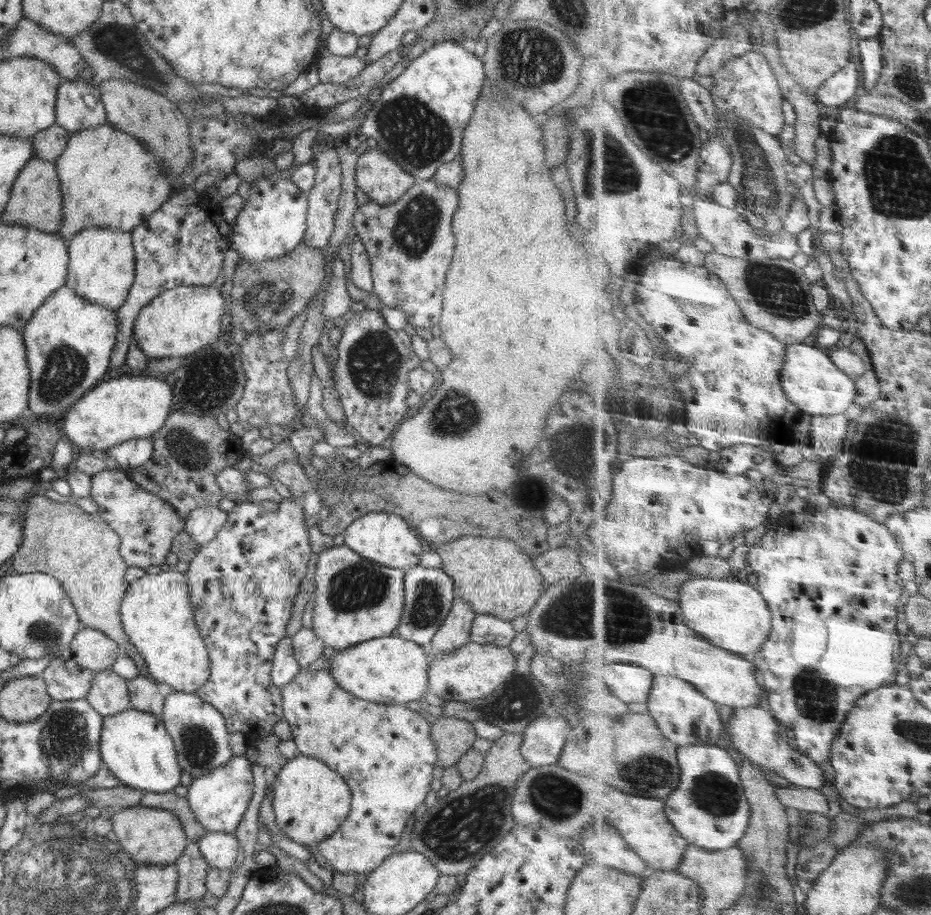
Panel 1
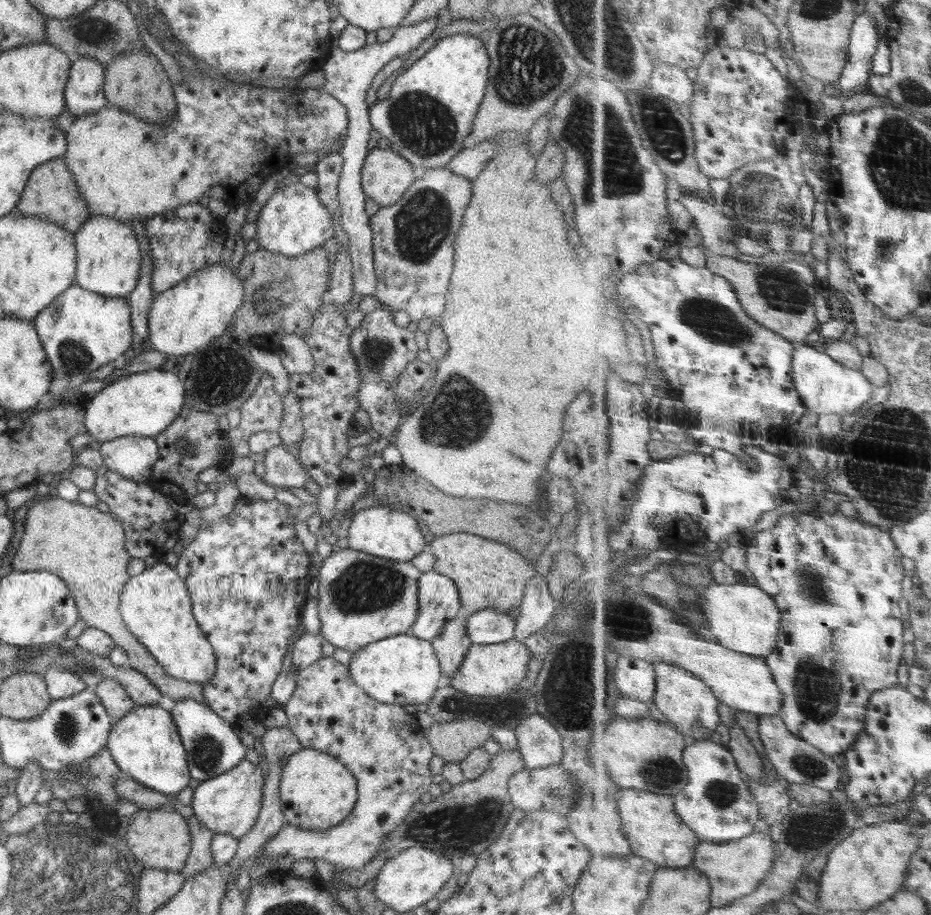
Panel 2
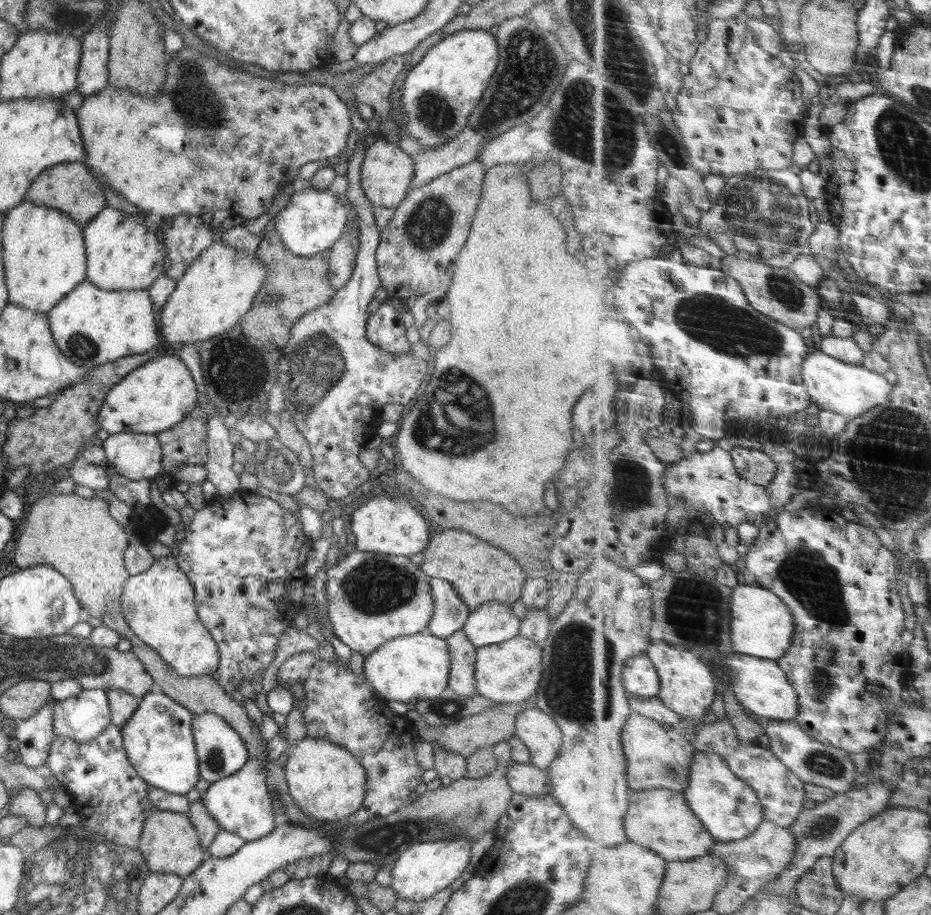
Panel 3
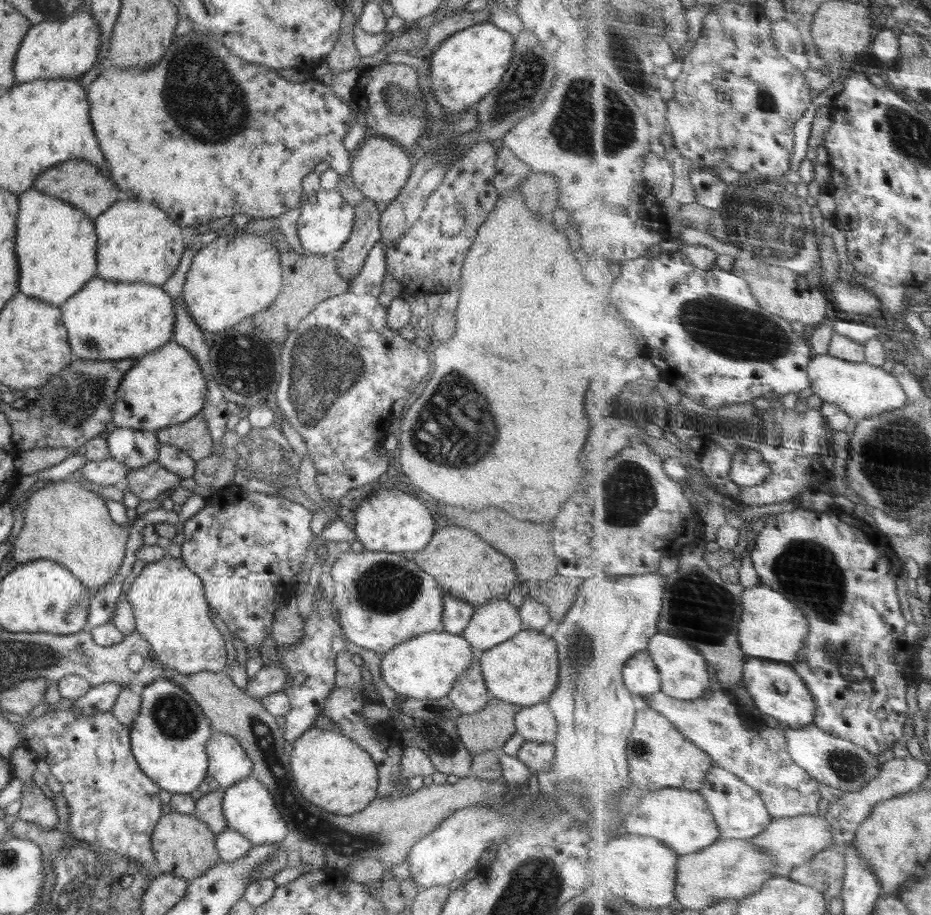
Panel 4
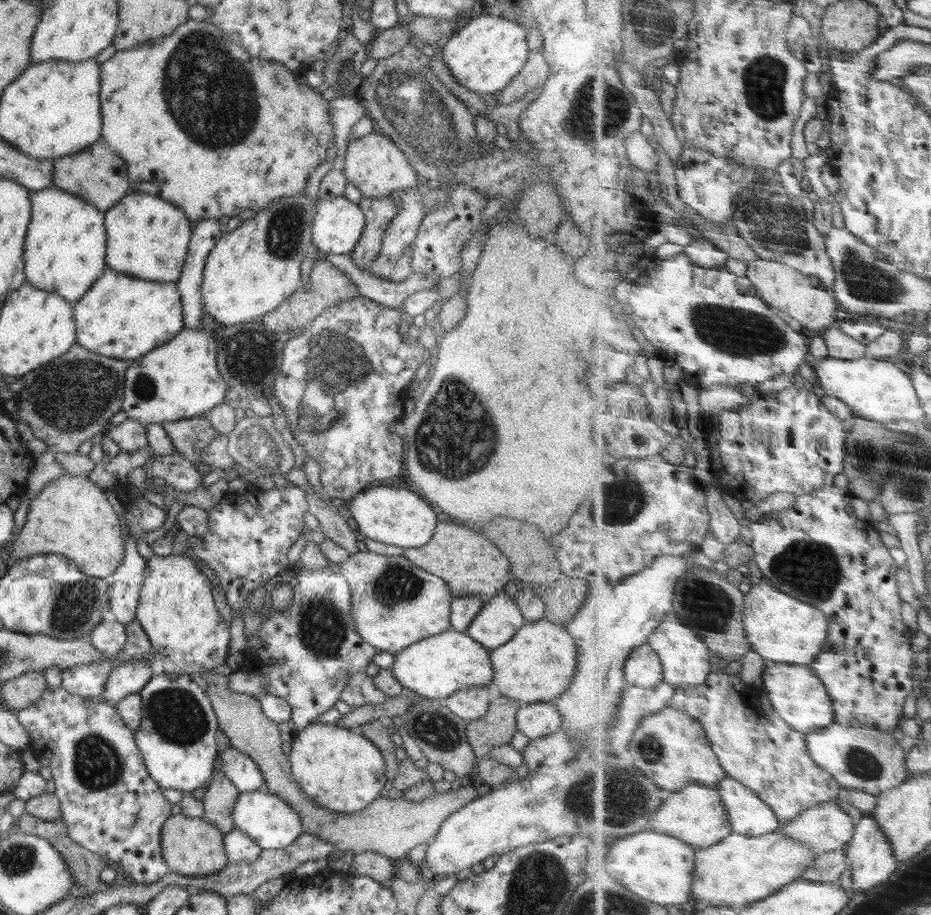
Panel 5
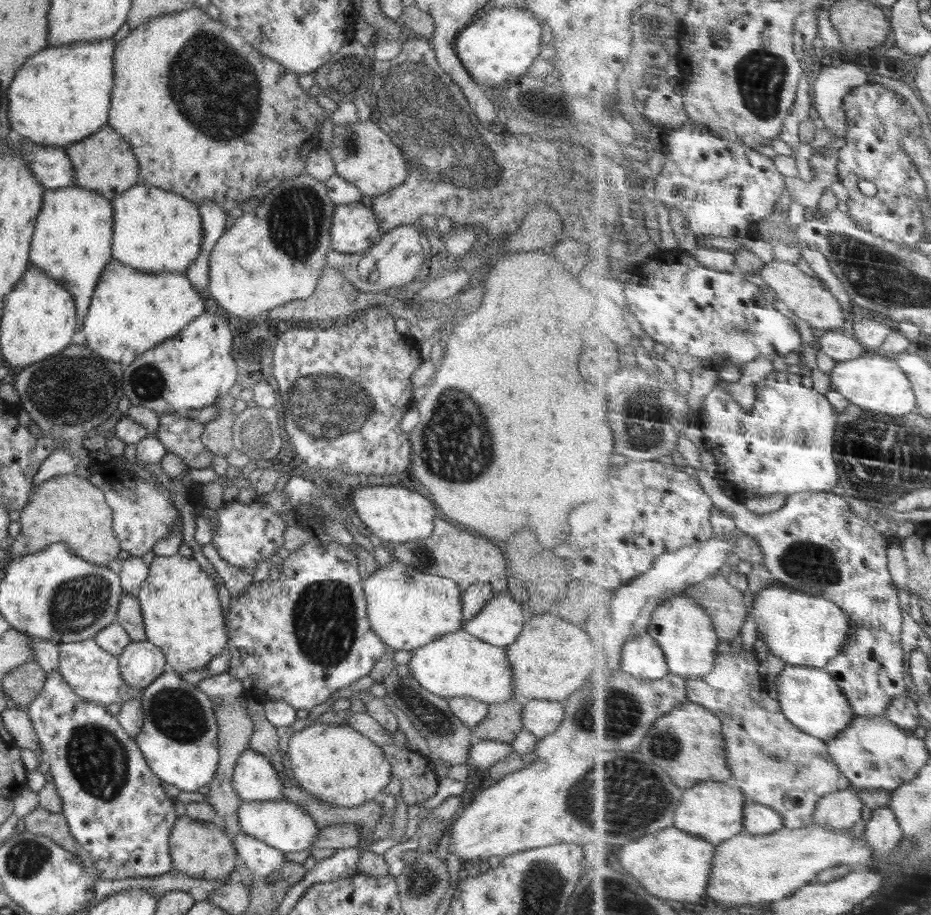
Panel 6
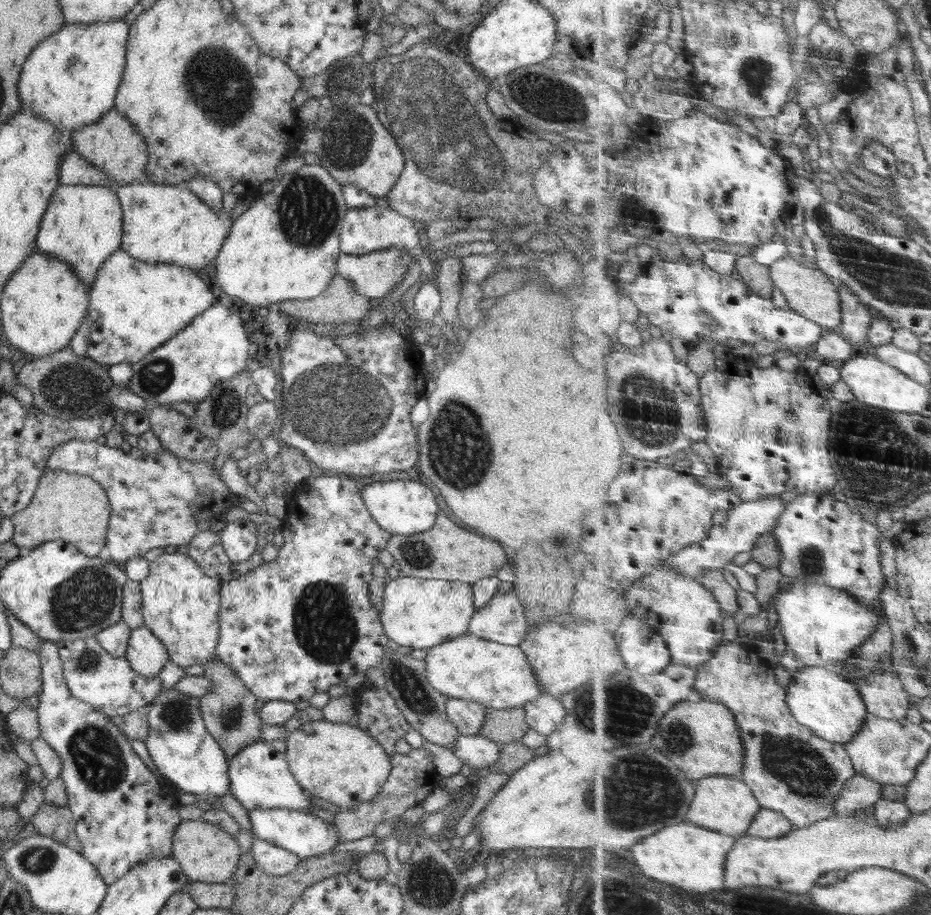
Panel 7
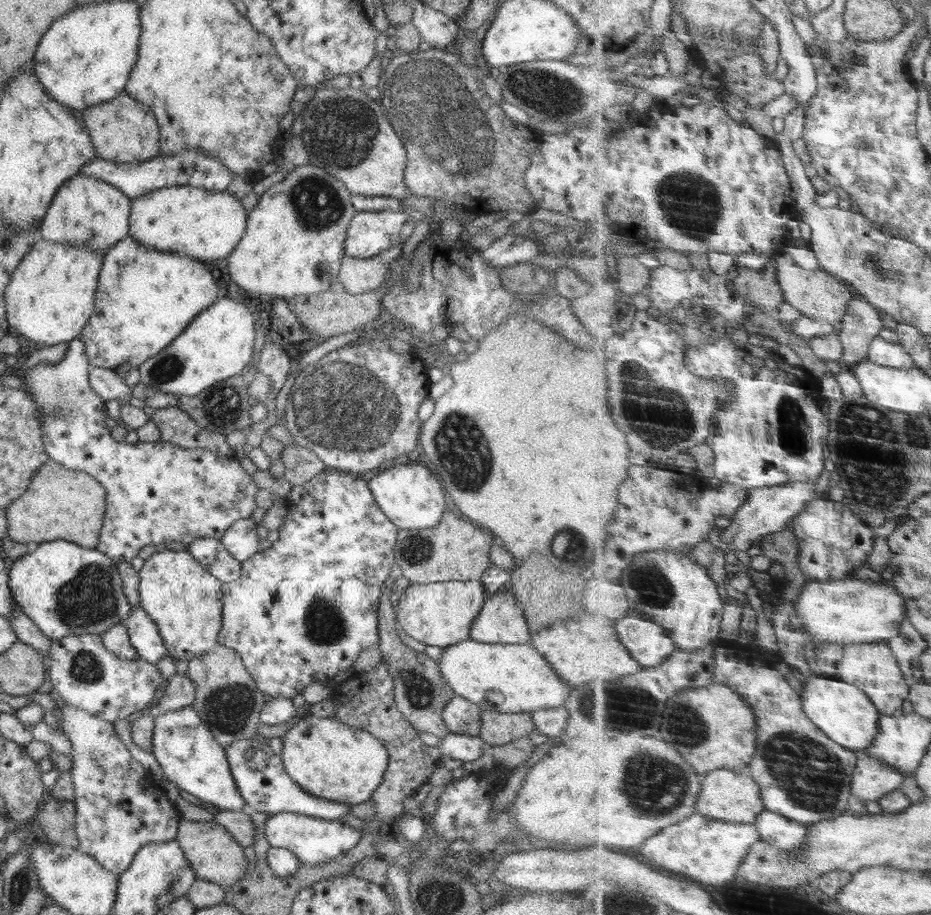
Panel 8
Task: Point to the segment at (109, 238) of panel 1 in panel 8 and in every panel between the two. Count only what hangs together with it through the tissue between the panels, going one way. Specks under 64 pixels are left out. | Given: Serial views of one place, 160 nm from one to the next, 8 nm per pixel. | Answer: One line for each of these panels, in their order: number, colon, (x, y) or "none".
2: (108, 259)
3: (124, 252)
4: (137, 242)
5: (147, 237)
6: (155, 231)
7: (165, 224)
8: (203, 224)

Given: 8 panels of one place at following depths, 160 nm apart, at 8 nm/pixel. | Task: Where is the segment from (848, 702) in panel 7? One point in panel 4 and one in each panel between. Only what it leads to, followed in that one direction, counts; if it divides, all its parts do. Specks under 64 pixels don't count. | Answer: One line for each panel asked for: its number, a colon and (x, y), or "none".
4: (779, 690)
5: (799, 695)
6: (812, 698)

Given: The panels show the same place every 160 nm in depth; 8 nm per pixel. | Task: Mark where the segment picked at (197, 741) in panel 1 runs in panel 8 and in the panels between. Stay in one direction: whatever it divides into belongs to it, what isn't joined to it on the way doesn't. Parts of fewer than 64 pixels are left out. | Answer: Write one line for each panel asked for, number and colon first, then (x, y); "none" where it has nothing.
2: (212, 746)
3: (221, 751)
4: (228, 763)
5: (244, 773)
6: (254, 779)
7: (260, 778)
8: (272, 790)

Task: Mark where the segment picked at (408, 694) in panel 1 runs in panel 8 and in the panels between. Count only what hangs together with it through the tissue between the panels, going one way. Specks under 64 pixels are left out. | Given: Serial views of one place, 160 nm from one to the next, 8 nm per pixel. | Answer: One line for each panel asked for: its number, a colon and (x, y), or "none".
2: (403, 669)
3: (411, 668)
4: (426, 666)
5: (435, 667)
6: (458, 664)
7: (495, 675)
8: (508, 678)

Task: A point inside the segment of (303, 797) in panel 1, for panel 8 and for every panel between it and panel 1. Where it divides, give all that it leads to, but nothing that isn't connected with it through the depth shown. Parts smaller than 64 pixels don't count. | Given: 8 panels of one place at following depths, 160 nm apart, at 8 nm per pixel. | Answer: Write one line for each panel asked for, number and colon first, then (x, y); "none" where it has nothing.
2: (317, 791)
3: (326, 782)
4: (331, 771)
5: (340, 769)
6: (335, 763)
7: (342, 764)
8: (329, 759)

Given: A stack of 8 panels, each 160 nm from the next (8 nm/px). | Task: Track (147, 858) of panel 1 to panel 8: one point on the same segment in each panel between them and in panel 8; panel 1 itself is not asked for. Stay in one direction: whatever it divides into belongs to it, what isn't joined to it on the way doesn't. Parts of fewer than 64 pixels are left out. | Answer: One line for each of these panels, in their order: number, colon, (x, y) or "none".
2: (159, 838)
3: (169, 843)
4: (184, 846)
5: (194, 847)
6: (201, 849)
7: (207, 852)
8: (213, 853)

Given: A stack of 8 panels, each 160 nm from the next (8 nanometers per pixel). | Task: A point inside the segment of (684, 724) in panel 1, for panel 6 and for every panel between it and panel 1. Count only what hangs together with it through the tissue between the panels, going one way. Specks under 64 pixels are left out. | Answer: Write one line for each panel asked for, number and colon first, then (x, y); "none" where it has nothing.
2: (683, 697)
3: (689, 686)
4: (684, 668)
5: (686, 656)
6: (688, 634)

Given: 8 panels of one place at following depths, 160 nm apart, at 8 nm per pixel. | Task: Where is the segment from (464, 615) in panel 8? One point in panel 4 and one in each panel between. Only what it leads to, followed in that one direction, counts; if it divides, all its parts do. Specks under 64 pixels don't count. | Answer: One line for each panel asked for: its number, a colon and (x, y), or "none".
4: (394, 600)
5: (394, 603)
6: (407, 608)
7: (422, 613)

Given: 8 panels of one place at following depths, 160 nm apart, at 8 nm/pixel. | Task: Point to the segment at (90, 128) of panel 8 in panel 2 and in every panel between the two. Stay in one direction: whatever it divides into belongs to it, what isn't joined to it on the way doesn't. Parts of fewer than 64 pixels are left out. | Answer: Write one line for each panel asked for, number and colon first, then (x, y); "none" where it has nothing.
2: (51, 193)
3: (69, 187)
4: (78, 182)
5: (97, 174)
6: (104, 163)
7: (113, 144)

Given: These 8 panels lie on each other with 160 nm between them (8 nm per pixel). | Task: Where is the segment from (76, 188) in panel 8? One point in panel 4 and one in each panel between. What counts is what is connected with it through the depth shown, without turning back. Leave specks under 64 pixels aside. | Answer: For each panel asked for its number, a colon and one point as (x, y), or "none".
4: (56, 244)
5: (64, 251)
6: (71, 243)
7: (82, 226)

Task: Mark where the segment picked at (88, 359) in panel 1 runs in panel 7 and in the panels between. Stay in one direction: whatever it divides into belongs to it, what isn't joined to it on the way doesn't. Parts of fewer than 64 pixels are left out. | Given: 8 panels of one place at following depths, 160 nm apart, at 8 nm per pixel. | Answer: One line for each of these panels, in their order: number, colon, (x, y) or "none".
2: (80, 331)
3: (91, 326)
4: (106, 320)
5: (122, 317)
6: (131, 312)
7: (135, 307)

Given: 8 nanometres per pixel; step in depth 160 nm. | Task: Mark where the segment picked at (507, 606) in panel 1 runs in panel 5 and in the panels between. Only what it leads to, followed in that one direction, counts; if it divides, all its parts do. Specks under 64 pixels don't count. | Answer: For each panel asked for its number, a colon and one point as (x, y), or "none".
2: (487, 574)
3: (480, 573)
4: (464, 565)
5: (471, 565)

